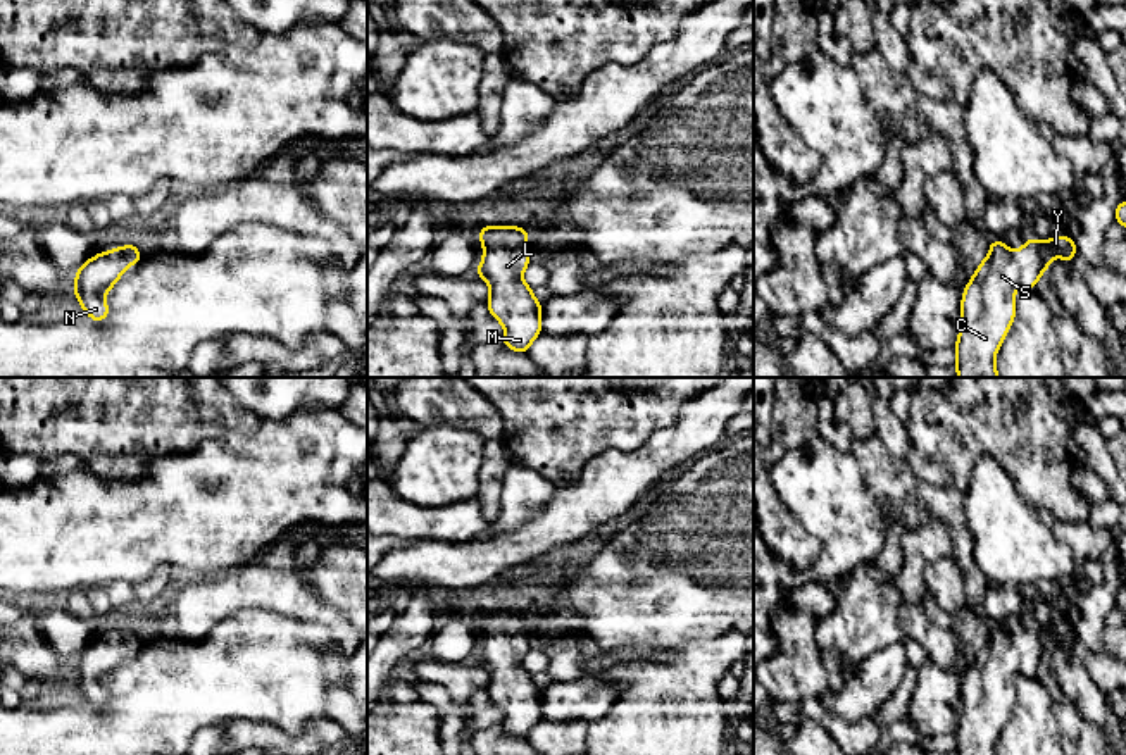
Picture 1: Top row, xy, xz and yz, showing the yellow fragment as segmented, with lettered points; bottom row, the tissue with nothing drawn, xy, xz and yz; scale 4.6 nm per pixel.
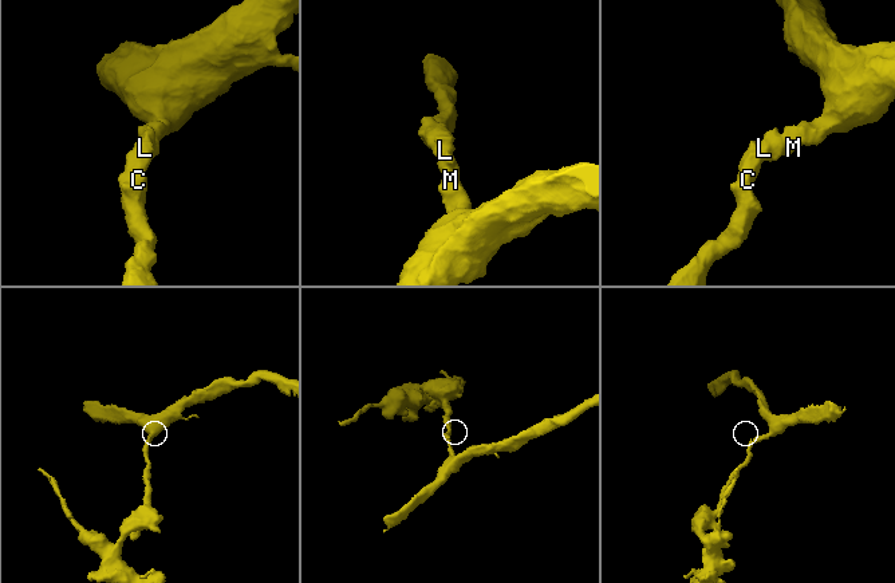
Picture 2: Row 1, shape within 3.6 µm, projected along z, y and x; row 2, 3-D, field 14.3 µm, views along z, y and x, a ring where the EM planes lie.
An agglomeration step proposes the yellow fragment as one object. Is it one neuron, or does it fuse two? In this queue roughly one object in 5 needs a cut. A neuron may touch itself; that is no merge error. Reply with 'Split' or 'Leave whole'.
Leave whole

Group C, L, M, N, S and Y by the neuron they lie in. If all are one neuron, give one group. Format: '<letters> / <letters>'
C L M N S Y

